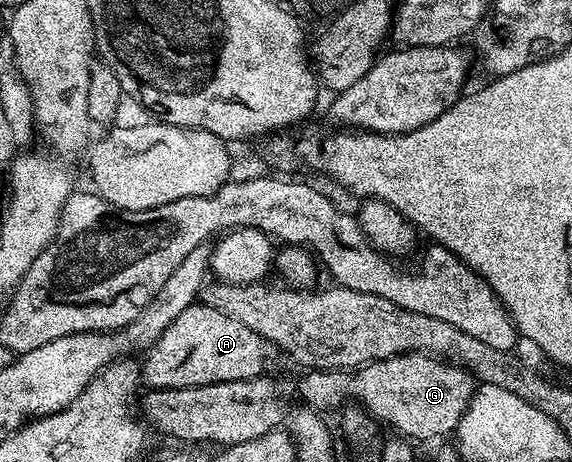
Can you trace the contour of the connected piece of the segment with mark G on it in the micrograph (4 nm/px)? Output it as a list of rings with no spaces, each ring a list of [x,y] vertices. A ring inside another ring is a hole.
[[[420,352],[368,362],[361,368],[349,371],[315,369],[305,375],[307,377],[298,385],[298,393],[306,400],[303,402],[309,408],[315,411],[341,410],[347,404],[346,400],[361,403],[372,414],[375,422],[382,424],[383,421],[384,424],[399,429],[403,438],[415,442],[430,441],[445,433],[453,434],[476,392],[475,377],[468,370],[451,364],[441,356]]]

